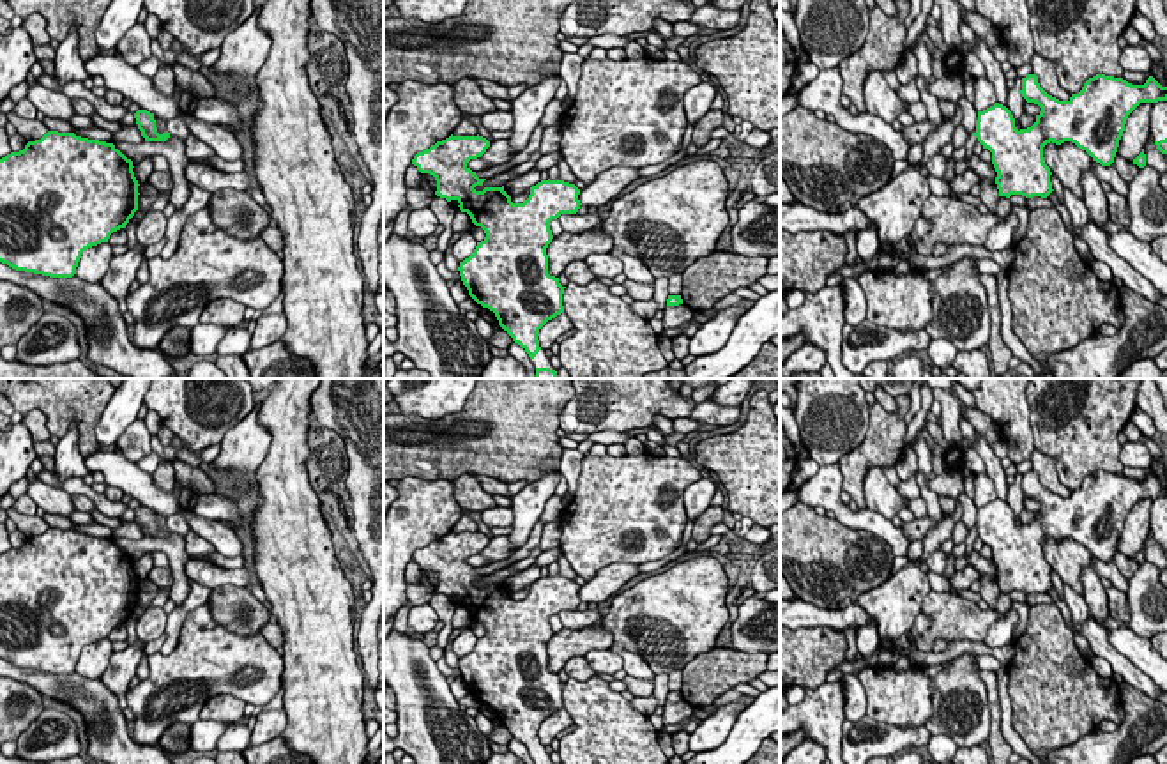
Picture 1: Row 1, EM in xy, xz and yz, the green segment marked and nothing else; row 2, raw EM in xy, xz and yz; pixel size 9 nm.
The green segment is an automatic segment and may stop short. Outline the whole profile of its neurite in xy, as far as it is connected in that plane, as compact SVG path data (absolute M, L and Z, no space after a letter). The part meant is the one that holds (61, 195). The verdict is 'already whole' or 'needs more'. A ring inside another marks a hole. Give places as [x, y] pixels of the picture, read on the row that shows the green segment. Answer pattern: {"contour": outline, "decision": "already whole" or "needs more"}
{"contour": "M48 131L0 159L0 262L16 271L72 278L81 253L126 228L138 210L138 180L113 143Z", "decision": "already whole"}

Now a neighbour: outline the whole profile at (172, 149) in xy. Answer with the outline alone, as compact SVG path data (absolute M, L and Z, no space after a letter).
M172 136L166 141L143 141L138 145L113 141L115 149L118 149L127 159L134 156L164 156L170 164L172 173L172 191L170 191L170 203L175 210L182 209L191 195L191 182L186 177L186 166L191 159L184 152L184 141L177 136Z

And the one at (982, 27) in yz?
M964 9L962 21L974 30L976 35L983 37L988 48L999 46L999 32L994 23L978 12Z

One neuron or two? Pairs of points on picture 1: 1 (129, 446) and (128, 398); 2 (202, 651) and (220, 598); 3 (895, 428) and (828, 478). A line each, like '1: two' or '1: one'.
1: two
2: two
3: two

